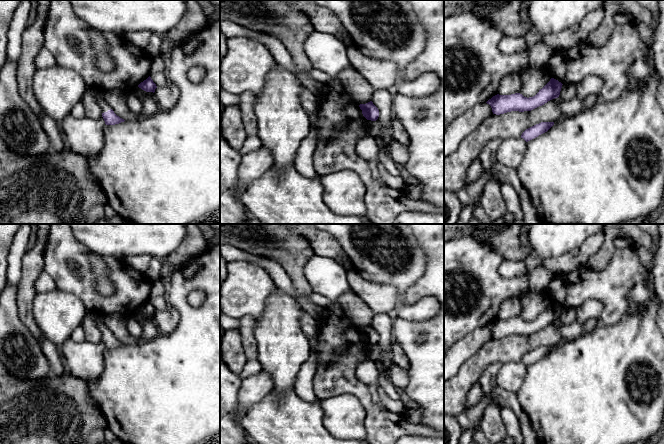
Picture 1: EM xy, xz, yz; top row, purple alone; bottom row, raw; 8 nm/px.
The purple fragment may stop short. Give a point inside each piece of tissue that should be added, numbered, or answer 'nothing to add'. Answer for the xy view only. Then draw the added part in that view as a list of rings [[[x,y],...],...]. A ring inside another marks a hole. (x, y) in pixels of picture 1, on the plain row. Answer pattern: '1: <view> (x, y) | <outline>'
1: xy (98, 318) | [[[89,311],[90,314],[92,315],[94,321],[96,322],[98,328],[100,329],[101,333],[102,333],[102,337],[107,336],[108,334],[110,334],[110,330],[105,326],[104,322],[103,322],[103,315],[100,315],[98,313]]]

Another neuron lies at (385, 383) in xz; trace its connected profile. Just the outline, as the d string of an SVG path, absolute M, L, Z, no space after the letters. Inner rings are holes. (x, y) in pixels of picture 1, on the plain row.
M378 369L378 383L387 396L391 399L400 399L397 387L391 382L383 370Z

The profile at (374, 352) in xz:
M367 344L367 355L369 359L376 361L382 355L382 351L377 345Z

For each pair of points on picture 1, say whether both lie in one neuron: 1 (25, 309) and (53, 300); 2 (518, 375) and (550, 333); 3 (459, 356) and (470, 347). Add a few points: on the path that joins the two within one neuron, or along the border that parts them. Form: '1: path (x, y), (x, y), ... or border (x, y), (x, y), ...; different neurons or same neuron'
1: border (36, 293), (32, 316), (39, 329); different neurons
2: border (520, 360), (502, 363); different neurons
3: path (462, 353), (467, 348); same neuron

